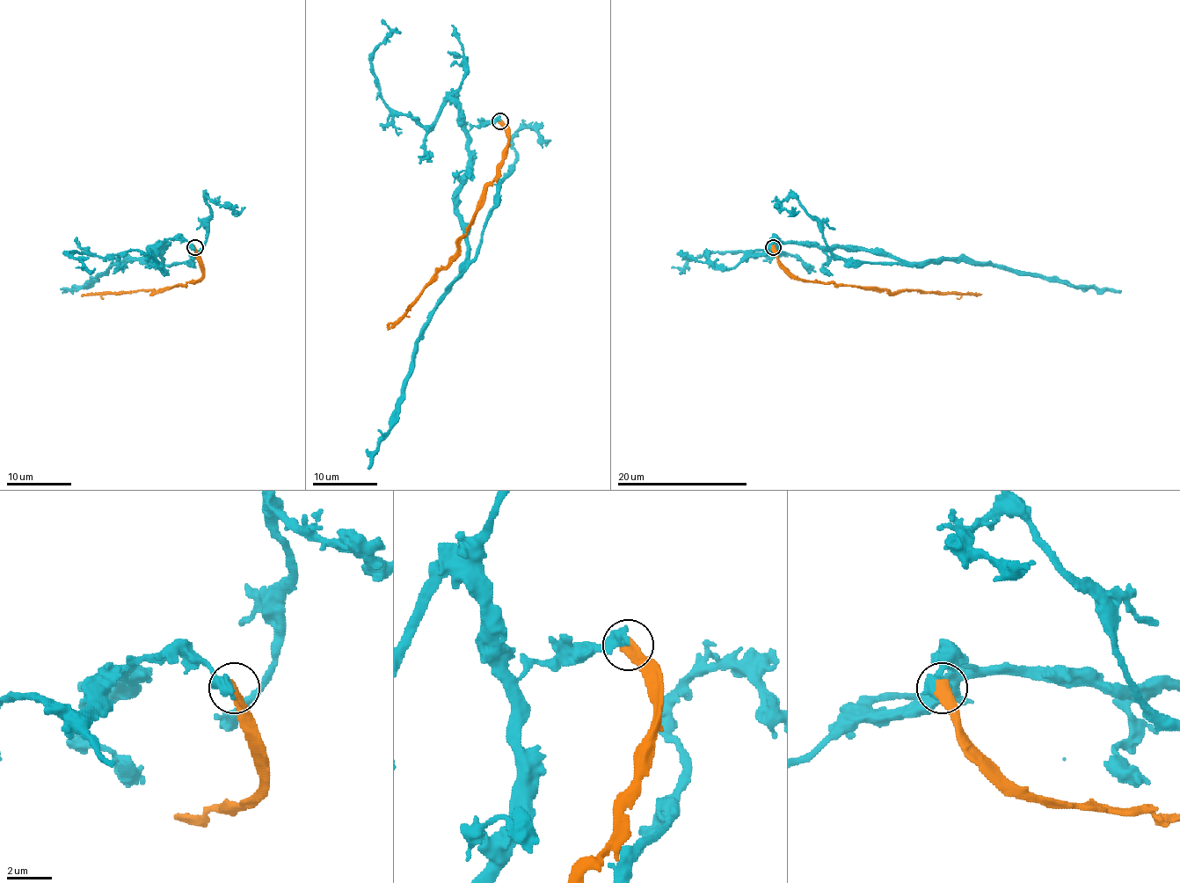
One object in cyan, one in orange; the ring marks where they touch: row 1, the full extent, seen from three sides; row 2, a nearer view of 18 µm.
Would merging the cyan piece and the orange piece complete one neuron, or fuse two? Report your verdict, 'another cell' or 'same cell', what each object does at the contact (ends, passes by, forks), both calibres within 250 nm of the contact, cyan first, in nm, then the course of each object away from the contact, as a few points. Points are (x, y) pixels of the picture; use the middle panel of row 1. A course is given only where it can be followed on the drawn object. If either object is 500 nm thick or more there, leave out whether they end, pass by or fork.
another cell; calibres 600 and 480 nm; course cyan (498, 121), (468, 133), (468, 167), (458, 194), (466, 270), (441, 295), (418, 343), (396, 423), (368, 469); course orange (500, 121), (507, 139), (500, 171), (487, 186), (483, 206), (460, 240), (458, 253), (388, 330)

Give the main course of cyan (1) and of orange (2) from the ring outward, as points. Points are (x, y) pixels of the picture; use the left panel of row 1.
1: (193, 248), (169, 238), (153, 248), (161, 262), (115, 262), (91, 285), (62, 292)
2: (195, 248), (201, 273), (195, 282), (154, 292), (83, 294)

